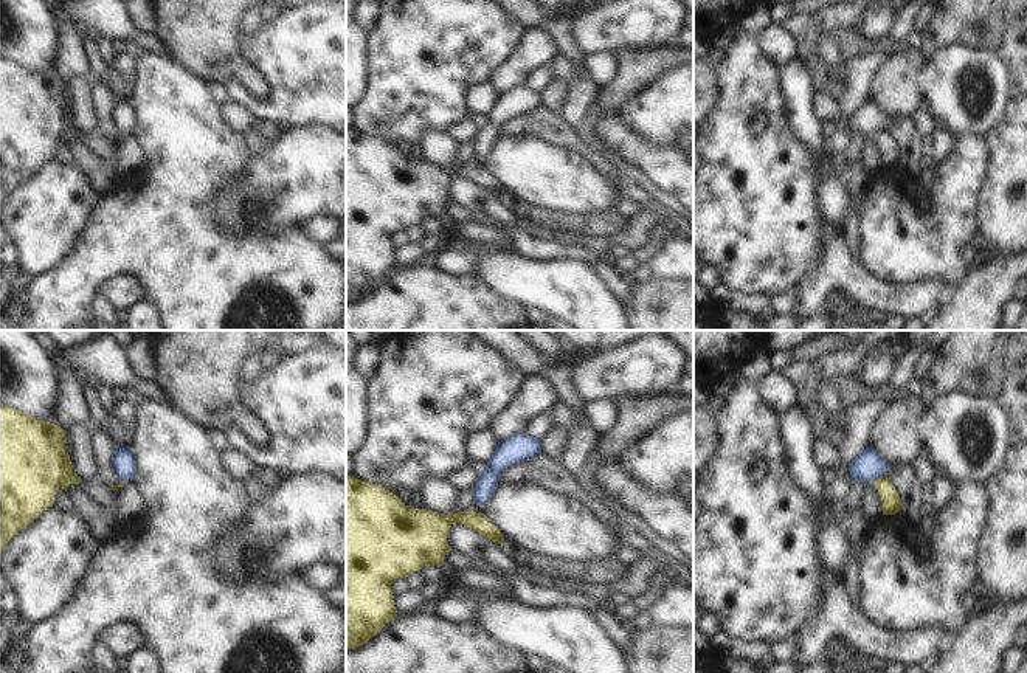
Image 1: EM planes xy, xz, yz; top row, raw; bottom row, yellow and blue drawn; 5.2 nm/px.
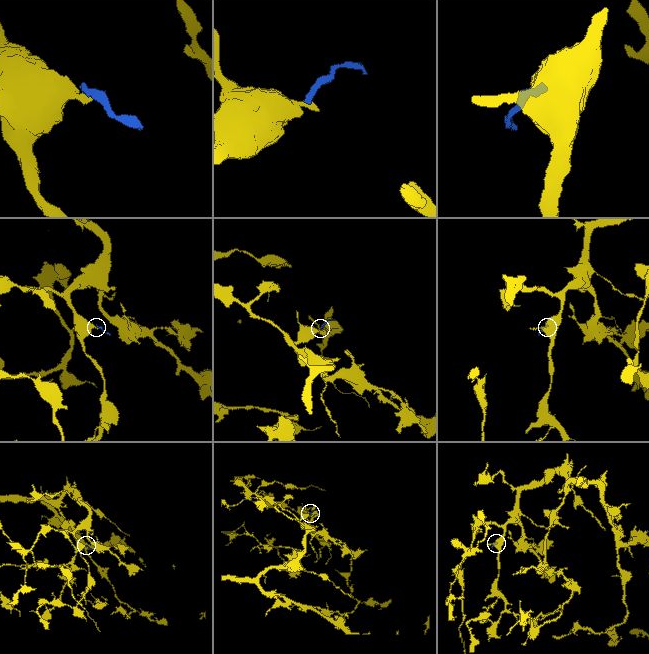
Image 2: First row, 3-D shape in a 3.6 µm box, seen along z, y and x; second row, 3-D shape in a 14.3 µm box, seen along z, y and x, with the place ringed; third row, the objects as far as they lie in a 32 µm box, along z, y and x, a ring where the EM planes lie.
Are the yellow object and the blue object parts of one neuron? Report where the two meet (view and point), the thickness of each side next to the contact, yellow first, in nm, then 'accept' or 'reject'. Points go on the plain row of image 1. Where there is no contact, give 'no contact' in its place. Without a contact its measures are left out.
yz (880, 131) | 110/160 nm | reject

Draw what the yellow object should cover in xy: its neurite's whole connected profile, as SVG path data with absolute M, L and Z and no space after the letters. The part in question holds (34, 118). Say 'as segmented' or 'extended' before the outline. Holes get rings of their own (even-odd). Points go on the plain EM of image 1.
as segmented; M0 56L0 206L17 185L54 157L54 147L81 135L65 102L65 82Z

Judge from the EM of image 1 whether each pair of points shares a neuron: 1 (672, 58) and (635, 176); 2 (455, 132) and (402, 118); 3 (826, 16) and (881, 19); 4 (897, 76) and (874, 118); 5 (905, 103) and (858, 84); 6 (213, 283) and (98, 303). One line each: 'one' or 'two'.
1: one
2: two
3: two
4: two
5: two
6: two

